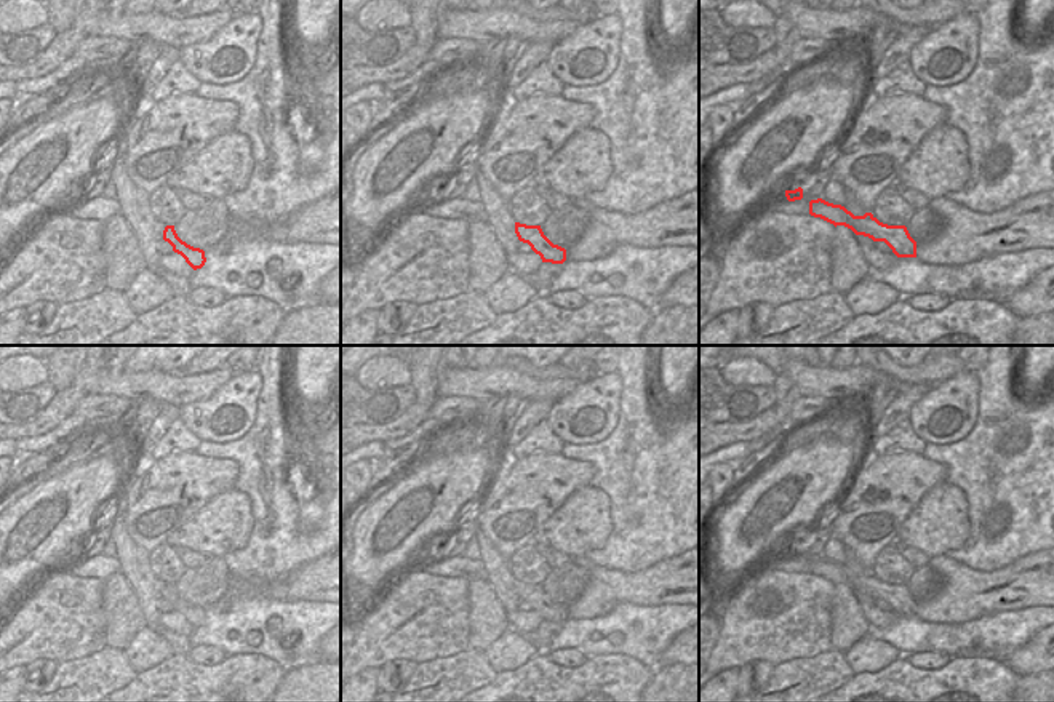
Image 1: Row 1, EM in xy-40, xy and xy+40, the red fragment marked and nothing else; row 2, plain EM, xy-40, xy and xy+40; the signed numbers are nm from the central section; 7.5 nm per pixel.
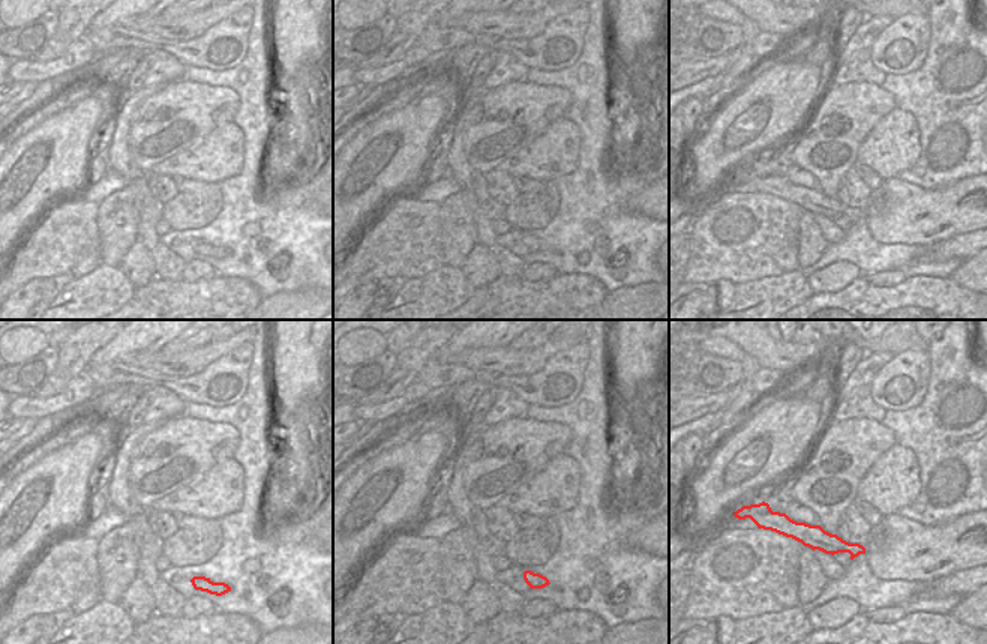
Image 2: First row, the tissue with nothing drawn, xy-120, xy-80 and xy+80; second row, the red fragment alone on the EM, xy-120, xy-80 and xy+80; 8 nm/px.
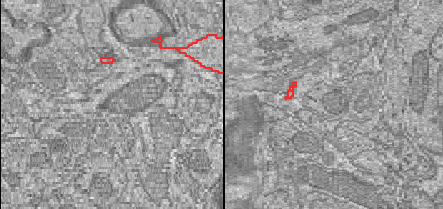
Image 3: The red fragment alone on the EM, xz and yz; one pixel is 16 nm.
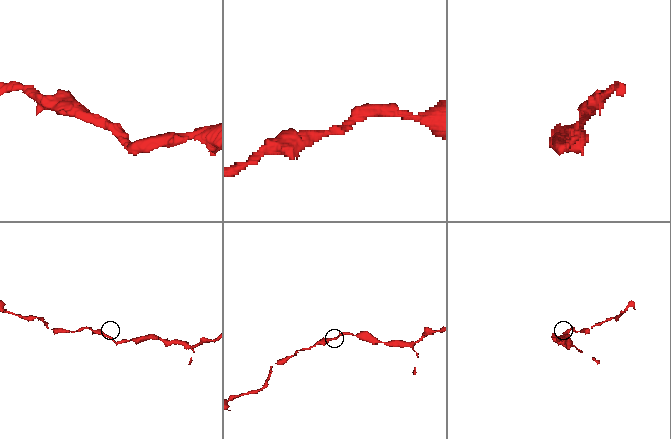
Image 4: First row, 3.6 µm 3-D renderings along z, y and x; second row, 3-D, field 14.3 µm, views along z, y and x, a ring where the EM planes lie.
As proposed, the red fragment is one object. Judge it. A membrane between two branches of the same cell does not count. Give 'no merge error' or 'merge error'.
no merge error

